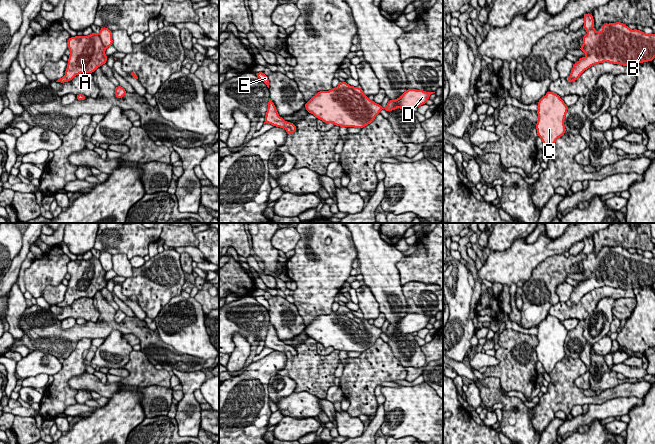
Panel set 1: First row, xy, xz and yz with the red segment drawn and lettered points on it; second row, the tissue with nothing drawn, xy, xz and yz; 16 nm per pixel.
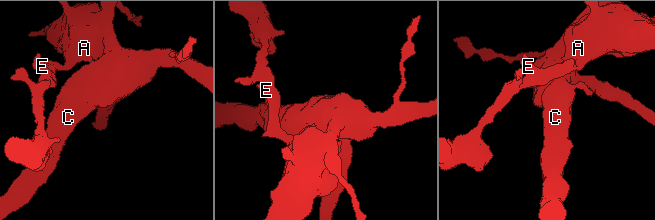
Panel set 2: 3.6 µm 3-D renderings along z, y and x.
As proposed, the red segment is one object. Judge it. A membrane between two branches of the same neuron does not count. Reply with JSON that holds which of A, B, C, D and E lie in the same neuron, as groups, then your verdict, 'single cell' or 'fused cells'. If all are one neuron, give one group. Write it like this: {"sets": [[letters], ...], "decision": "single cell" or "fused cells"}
{"sets": [["A", "B", "C", "D", "E"]], "decision": "single cell"}

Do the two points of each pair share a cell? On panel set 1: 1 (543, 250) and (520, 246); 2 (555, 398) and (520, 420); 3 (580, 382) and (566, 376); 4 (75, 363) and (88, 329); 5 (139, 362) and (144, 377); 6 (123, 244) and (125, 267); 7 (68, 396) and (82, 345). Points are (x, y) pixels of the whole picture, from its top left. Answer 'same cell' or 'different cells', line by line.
1: same cell
2: different cells
3: different cells
4: different cells
5: same cell
6: different cells
7: same cell

